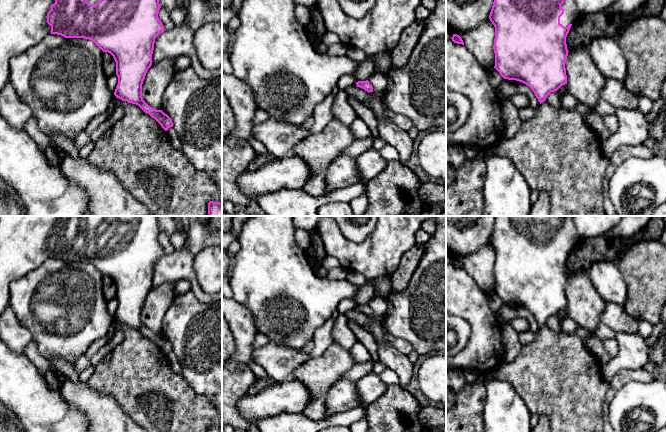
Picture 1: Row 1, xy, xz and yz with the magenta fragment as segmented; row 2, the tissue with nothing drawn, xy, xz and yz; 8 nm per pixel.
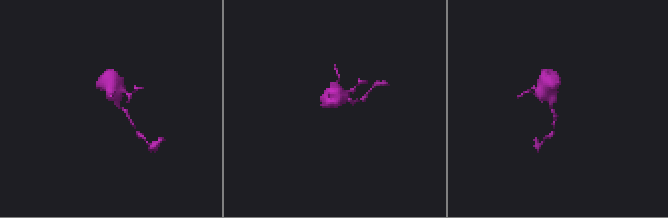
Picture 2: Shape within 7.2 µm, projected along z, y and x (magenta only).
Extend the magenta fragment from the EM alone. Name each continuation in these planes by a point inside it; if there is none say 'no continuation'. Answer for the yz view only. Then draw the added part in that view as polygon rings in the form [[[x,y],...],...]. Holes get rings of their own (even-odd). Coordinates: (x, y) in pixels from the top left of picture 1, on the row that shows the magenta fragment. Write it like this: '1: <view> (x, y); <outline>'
1: yz (571, 12); [[[564,0],[561,7],[564,9],[564,14],[560,17],[560,24],[567,27],[577,19],[580,12],[574,0]]]

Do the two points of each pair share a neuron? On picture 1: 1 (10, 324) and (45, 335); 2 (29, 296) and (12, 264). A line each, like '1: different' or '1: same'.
1: different
2: different

